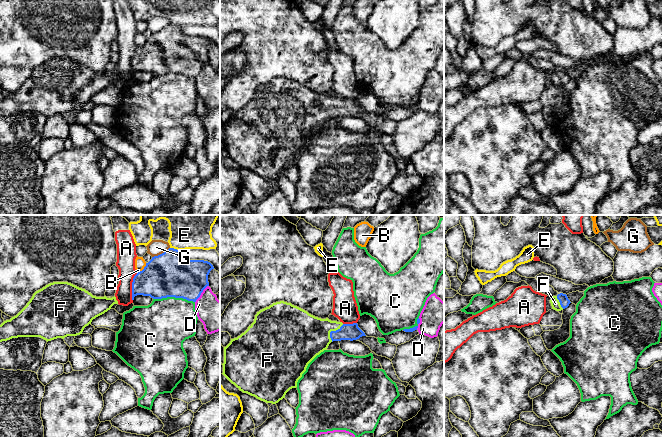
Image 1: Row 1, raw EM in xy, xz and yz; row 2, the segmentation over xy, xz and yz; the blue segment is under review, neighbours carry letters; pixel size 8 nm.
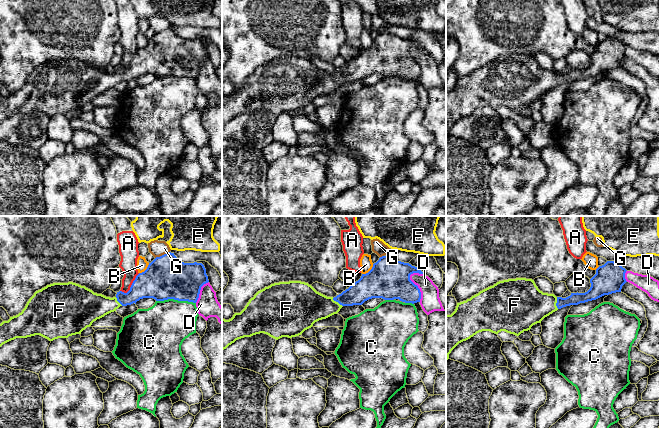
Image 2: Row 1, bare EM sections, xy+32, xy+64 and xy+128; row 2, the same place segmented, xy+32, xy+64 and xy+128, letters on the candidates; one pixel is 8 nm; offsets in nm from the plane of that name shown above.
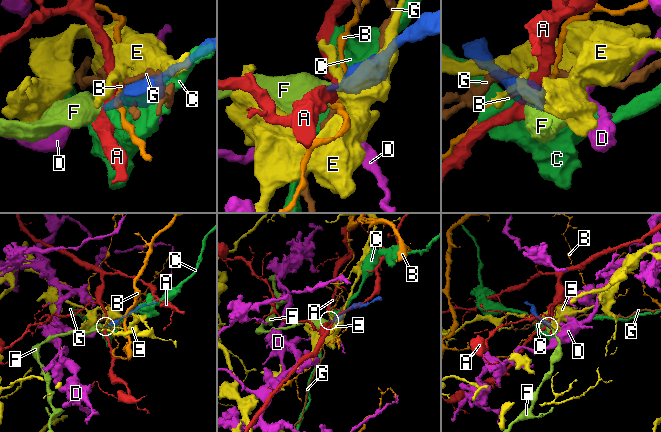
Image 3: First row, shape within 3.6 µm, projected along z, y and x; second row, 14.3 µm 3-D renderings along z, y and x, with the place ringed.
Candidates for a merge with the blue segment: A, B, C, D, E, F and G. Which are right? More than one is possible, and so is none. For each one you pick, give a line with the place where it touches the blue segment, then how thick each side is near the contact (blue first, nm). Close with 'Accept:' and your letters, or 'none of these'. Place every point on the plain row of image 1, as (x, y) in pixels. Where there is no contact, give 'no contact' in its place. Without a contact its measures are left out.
F: contact xz (332, 107); calibres 130 and 380 nm
Accept: F

